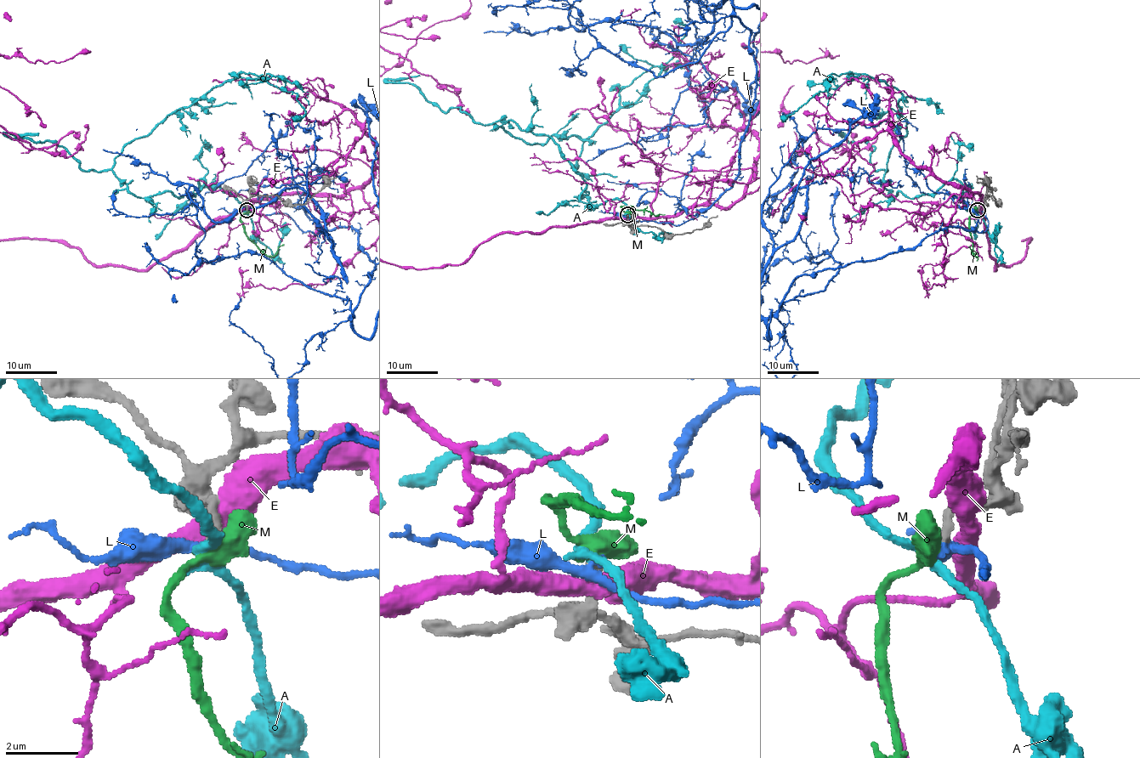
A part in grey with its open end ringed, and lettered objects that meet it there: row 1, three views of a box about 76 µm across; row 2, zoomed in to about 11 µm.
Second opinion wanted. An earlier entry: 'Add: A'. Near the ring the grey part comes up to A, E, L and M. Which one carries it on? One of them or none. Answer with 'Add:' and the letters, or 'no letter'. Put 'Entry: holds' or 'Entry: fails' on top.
Entry: holds
Add: A

